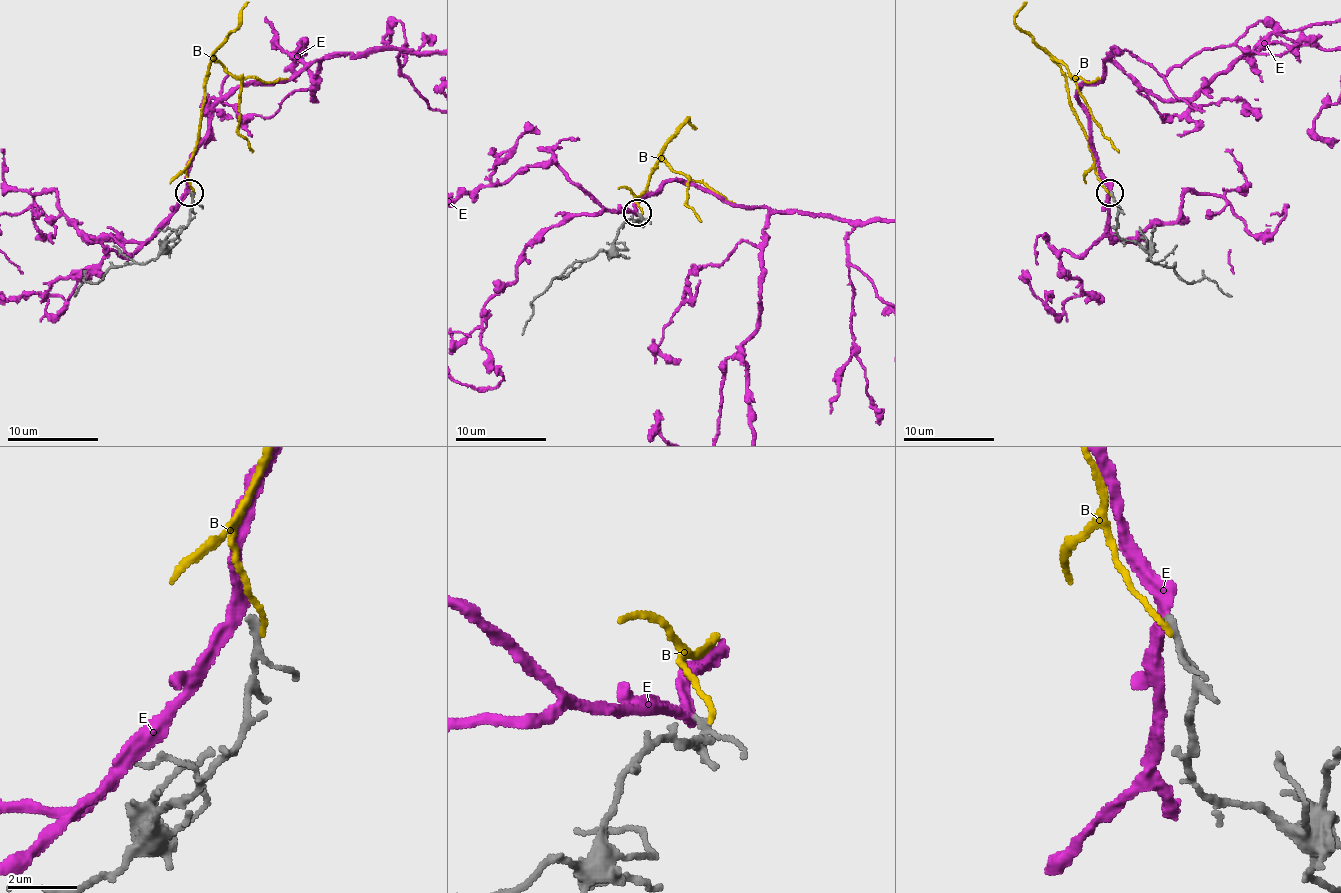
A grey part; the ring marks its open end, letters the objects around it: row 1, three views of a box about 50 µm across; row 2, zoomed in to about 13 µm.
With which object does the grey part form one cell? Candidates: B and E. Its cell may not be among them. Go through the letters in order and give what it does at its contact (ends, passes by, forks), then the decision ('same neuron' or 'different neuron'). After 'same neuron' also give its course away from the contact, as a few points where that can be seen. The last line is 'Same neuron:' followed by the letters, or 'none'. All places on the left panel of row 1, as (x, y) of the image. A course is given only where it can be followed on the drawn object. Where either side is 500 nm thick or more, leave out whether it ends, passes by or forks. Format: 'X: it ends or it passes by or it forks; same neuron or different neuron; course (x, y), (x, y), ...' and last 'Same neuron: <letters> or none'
B: it ends; different neuron
E: it passes by; different neuron
Same neuron: none

